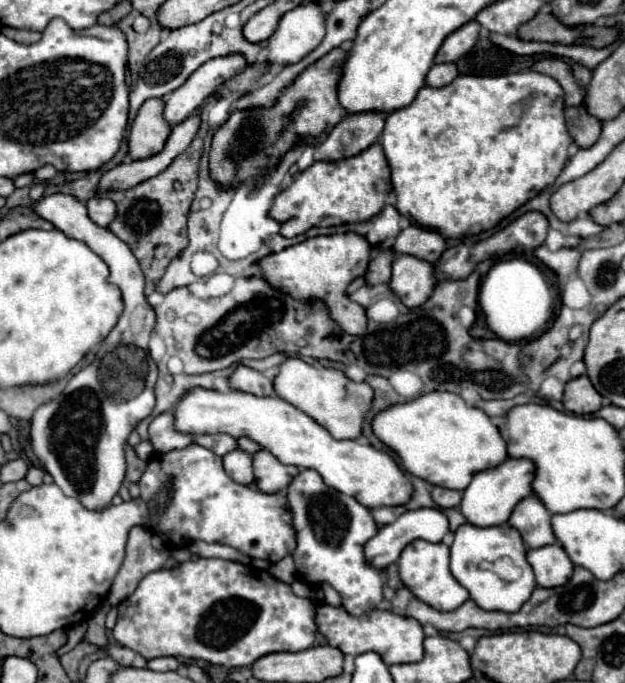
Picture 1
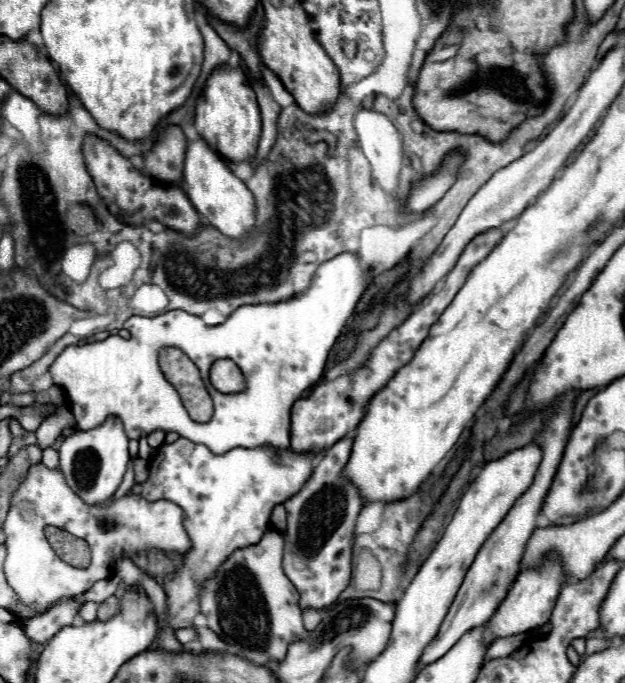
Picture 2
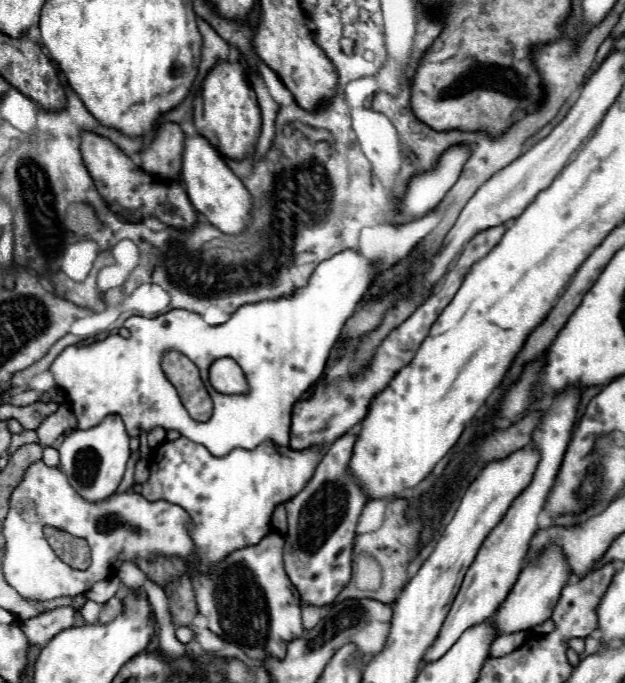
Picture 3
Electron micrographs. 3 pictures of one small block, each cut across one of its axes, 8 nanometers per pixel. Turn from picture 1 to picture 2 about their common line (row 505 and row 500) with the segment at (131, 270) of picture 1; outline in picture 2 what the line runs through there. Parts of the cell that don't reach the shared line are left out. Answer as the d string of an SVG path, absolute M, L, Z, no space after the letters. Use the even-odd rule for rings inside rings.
M108 418L108 422L100 424L98 428L82 430L68 436L58 452L60 452L60 472L64 474L66 484L90 506L104 504L114 496L114 492L122 484L130 460L128 438L120 422L116 422L116 418Z

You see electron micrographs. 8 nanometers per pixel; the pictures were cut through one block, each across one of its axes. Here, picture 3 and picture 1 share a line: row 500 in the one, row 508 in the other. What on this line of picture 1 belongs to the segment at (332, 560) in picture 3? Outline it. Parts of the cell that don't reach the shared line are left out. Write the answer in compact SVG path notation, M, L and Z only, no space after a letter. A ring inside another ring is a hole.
M300 470L300 474L290 482L286 488L286 506L292 512L292 528L296 530L296 550L292 556L298 576L310 586L320 586L322 582L332 584L332 588L342 596L344 608L354 616L380 606L384 600L382 572L364 562L362 550L364 542L378 532L370 510L356 502L356 498L326 486L316 470Z

